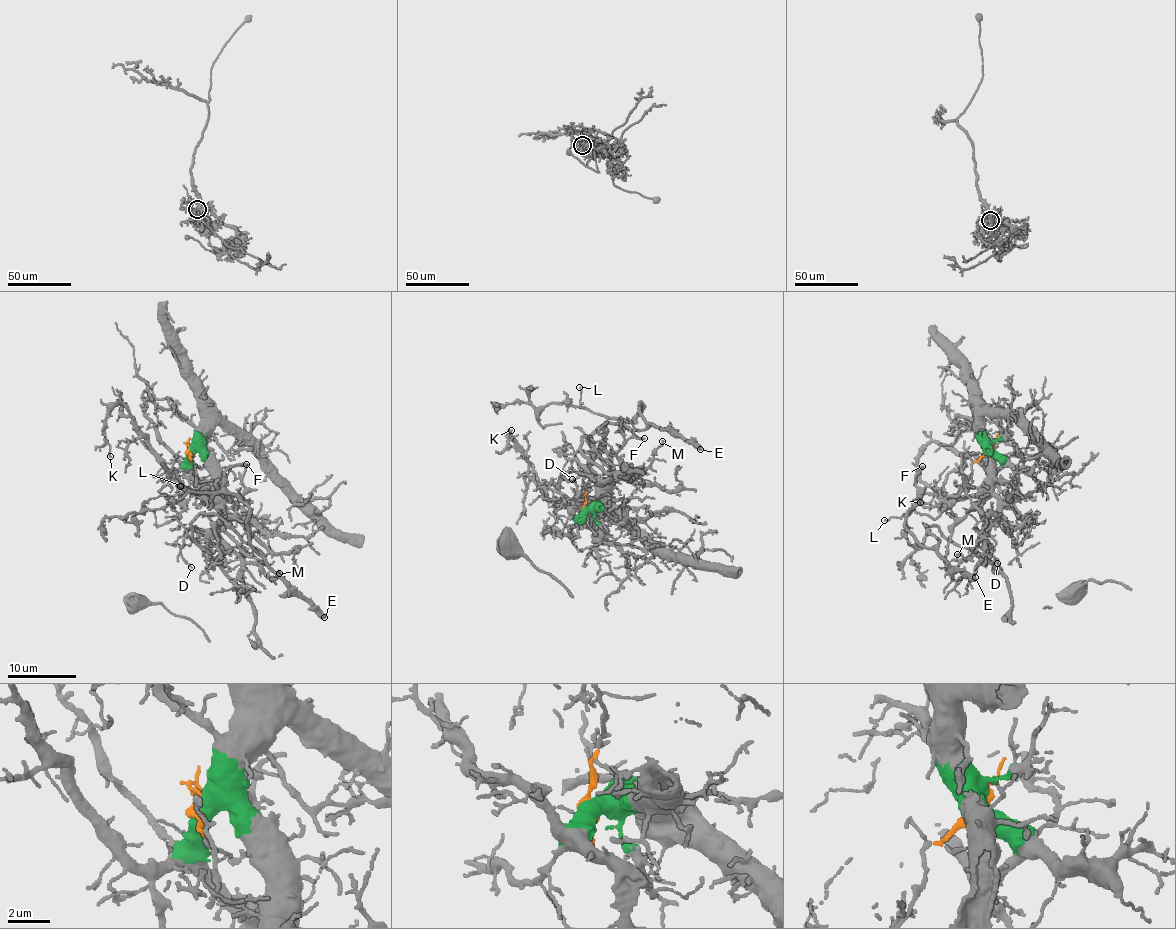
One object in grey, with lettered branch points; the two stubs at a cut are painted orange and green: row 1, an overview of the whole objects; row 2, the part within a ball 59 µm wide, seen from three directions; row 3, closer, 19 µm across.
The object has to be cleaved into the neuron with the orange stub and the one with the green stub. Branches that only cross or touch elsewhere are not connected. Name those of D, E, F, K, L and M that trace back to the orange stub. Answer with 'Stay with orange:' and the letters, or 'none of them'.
Stay with orange: E, F, L

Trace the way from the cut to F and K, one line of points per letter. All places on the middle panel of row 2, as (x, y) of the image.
F: (584, 509), (585, 494), (589, 487), (586, 471), (603, 437), (605, 421), (611, 418), (645, 438)
K: (584, 509), (574, 515), (544, 493), (544, 485), (526, 456), (509, 436), (510, 440), (511, 429)

